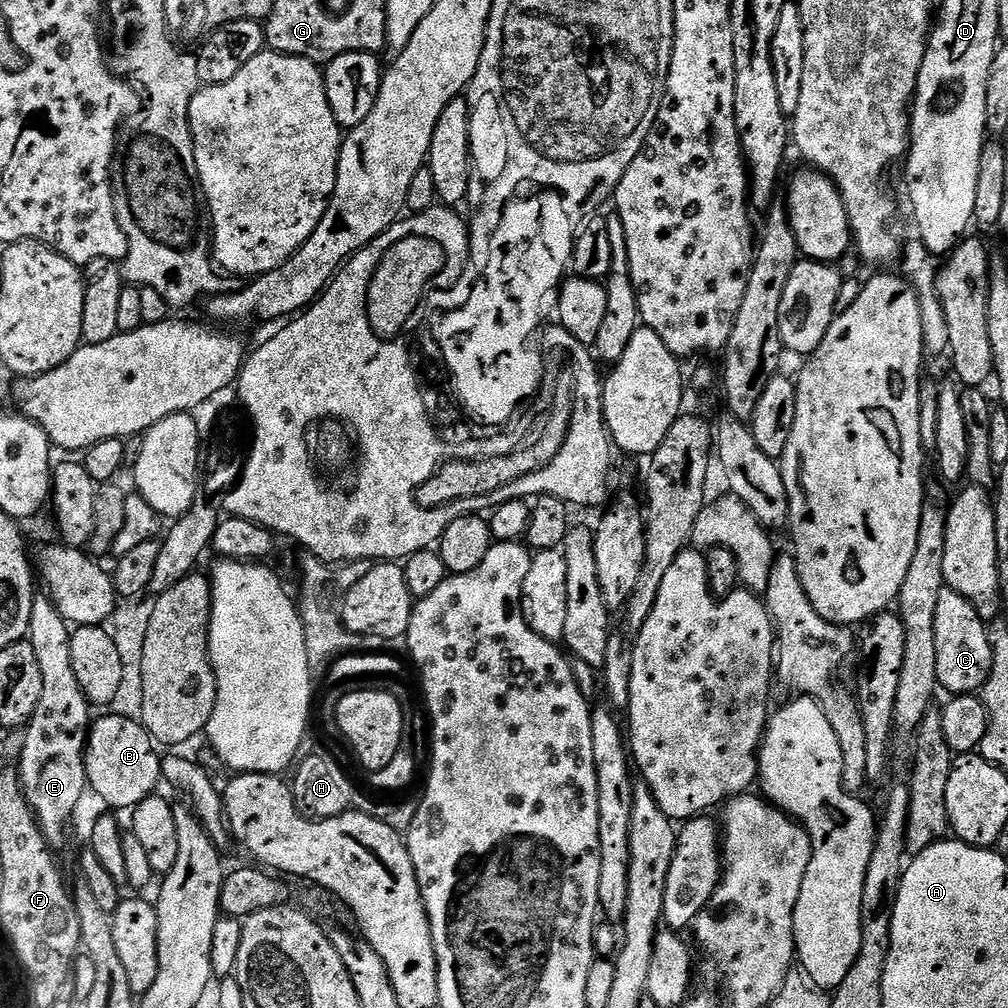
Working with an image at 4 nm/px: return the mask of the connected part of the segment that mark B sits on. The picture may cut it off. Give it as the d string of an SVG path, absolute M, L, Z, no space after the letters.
M108 714L95 721L88 729L88 745L84 748L84 765L88 775L88 788L96 791L100 800L112 808L137 808L146 797L153 795L162 784L160 775L161 753L152 736L141 721Z

